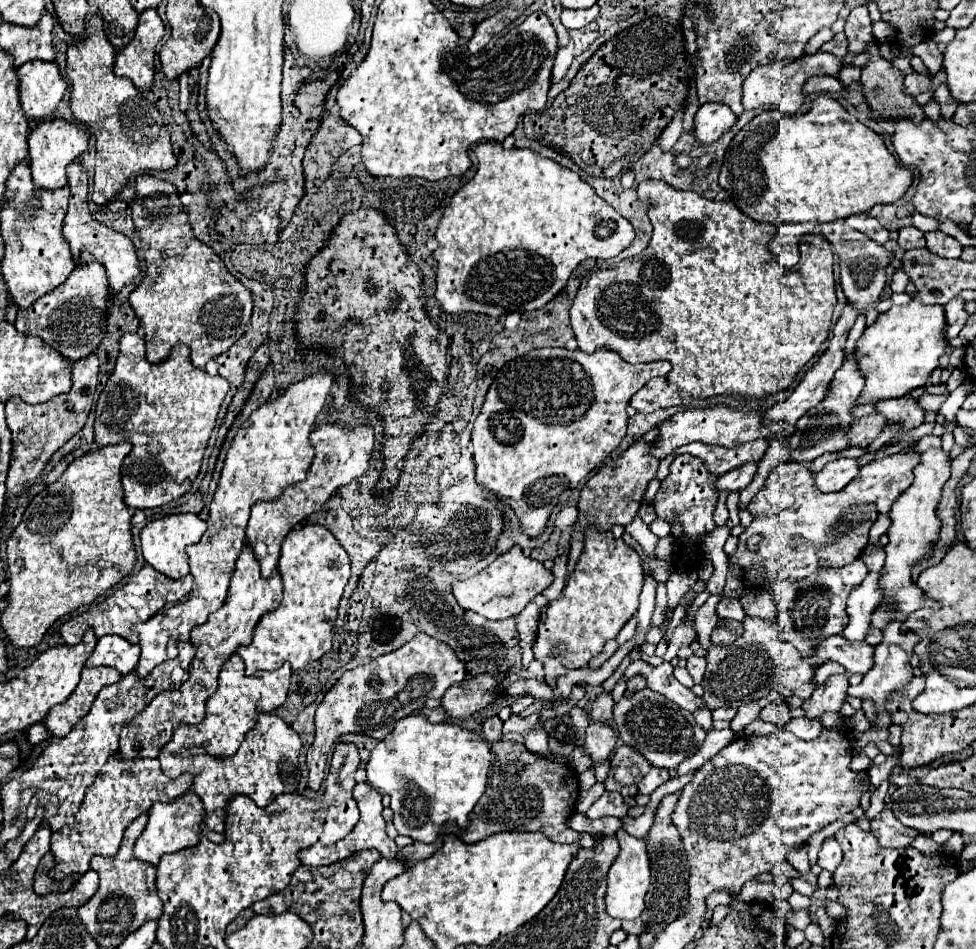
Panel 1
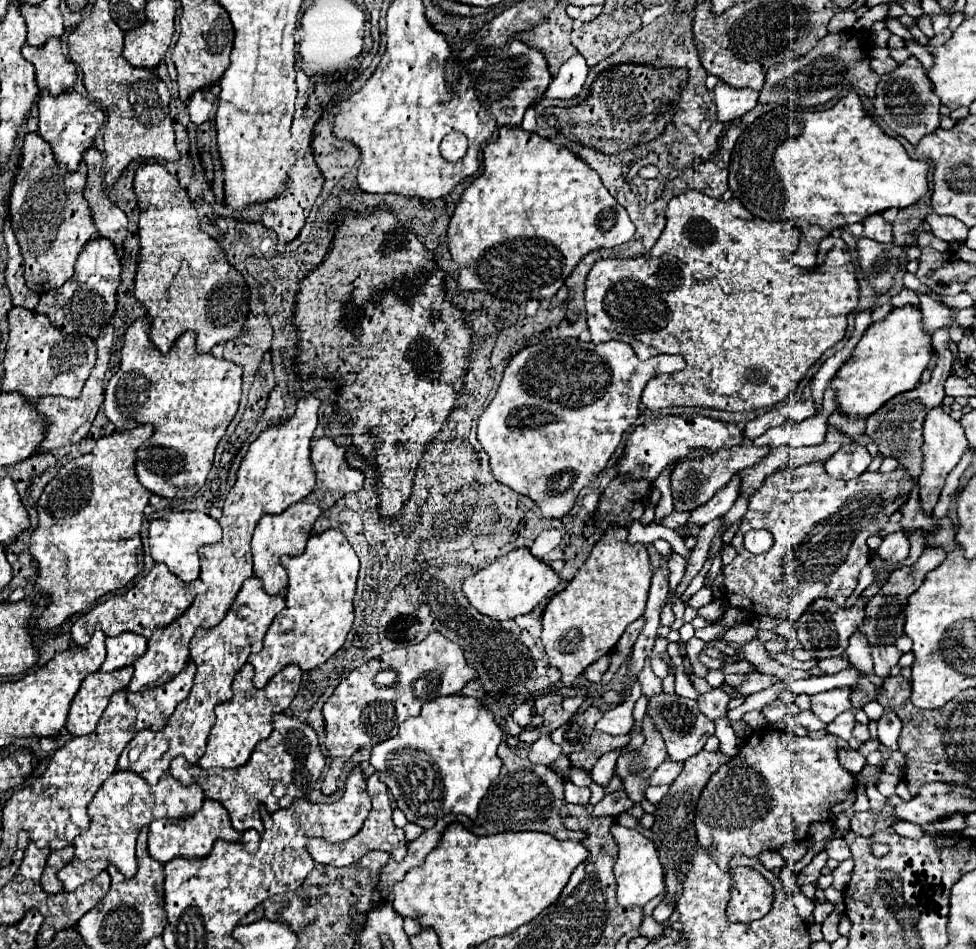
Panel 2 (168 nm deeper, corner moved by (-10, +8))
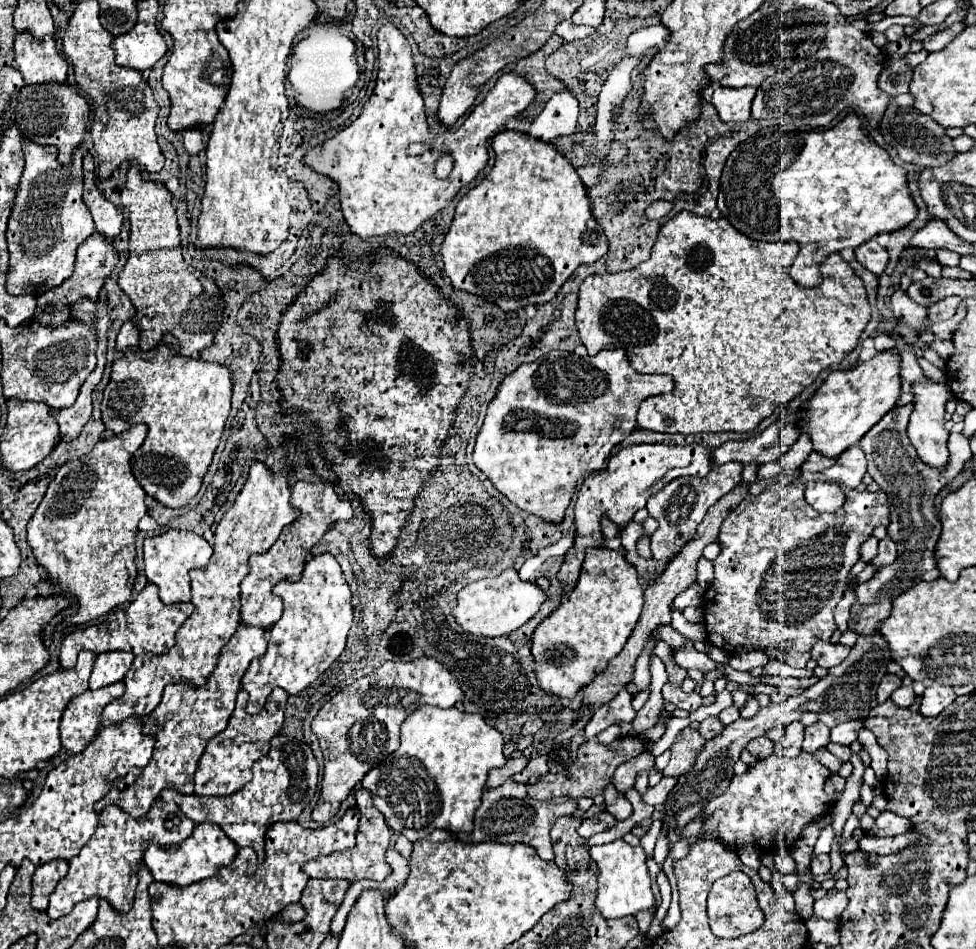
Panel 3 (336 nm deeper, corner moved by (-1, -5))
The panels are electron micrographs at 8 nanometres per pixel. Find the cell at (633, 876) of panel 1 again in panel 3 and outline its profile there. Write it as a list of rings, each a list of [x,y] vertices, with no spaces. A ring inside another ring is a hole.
[[[616,839],[606,845],[590,847],[590,857],[598,865],[598,897],[596,909],[606,919],[618,919],[626,915],[634,915],[636,911],[654,907],[656,899],[650,887],[650,875],[646,867],[646,855],[642,847],[632,847],[624,839]]]

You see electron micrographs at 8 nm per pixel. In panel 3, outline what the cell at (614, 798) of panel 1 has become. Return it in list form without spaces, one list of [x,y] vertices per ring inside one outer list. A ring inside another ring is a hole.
[[[602,811],[602,813],[598,813],[598,815],[594,815],[594,817],[586,819],[586,821],[582,821],[582,825],[578,827],[578,835],[588,839],[588,837],[592,837],[596,833],[602,833],[602,831],[614,827],[614,825],[616,825],[616,819],[610,813]]]

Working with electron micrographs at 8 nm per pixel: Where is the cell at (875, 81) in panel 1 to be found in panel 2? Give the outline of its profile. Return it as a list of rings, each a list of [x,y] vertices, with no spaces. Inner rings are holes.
[[[917,58],[907,60],[893,72],[883,74],[873,98],[875,114],[881,116],[895,134],[907,138],[911,144],[917,144],[927,132],[933,132],[939,126],[939,104],[941,102],[931,88],[931,80],[923,72]]]

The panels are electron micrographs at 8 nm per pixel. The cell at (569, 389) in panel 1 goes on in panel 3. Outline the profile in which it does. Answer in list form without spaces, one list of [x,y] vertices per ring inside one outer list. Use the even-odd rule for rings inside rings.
[[[602,349],[594,357],[578,357],[568,351],[550,351],[534,363],[520,365],[504,377],[496,397],[488,405],[484,425],[476,437],[474,463],[516,507],[560,523],[576,493],[578,481],[604,469],[612,449],[636,429],[640,403],[652,395],[666,395],[674,389],[670,375],[638,373],[622,349]]]

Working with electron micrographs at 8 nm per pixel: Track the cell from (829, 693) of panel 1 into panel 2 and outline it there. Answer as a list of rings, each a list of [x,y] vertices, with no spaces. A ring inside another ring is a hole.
[[[835,688],[811,696],[811,710],[825,724],[829,724],[837,714],[849,708],[851,708],[851,688]]]

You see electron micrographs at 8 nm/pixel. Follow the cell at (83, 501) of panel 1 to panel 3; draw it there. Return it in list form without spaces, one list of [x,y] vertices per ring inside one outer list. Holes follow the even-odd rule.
[[[144,423],[134,425],[134,427],[126,429],[126,431],[120,433],[120,435],[114,435],[114,437],[110,437],[110,439],[100,439],[88,455],[66,461],[66,463],[56,471],[56,477],[52,479],[52,483],[50,483],[50,487],[48,487],[48,491],[46,491],[42,503],[38,505],[34,517],[28,521],[28,545],[30,545],[30,549],[32,549],[36,561],[48,571],[48,577],[50,577],[50,581],[54,583],[56,589],[60,589],[60,591],[72,595],[72,597],[78,601],[78,611],[76,611],[74,615],[66,617],[66,621],[62,623],[62,627],[94,621],[96,617],[106,615],[106,613],[110,613],[114,607],[126,603],[126,601],[130,599],[130,595],[132,595],[132,587],[134,587],[134,581],[136,581],[136,533],[138,533],[138,523],[140,523],[140,519],[146,515],[146,491],[140,487],[140,483],[138,483],[138,481],[134,479],[134,475],[132,475],[130,457],[132,457],[132,453],[144,443],[146,433],[148,433],[148,427],[146,427]]]

